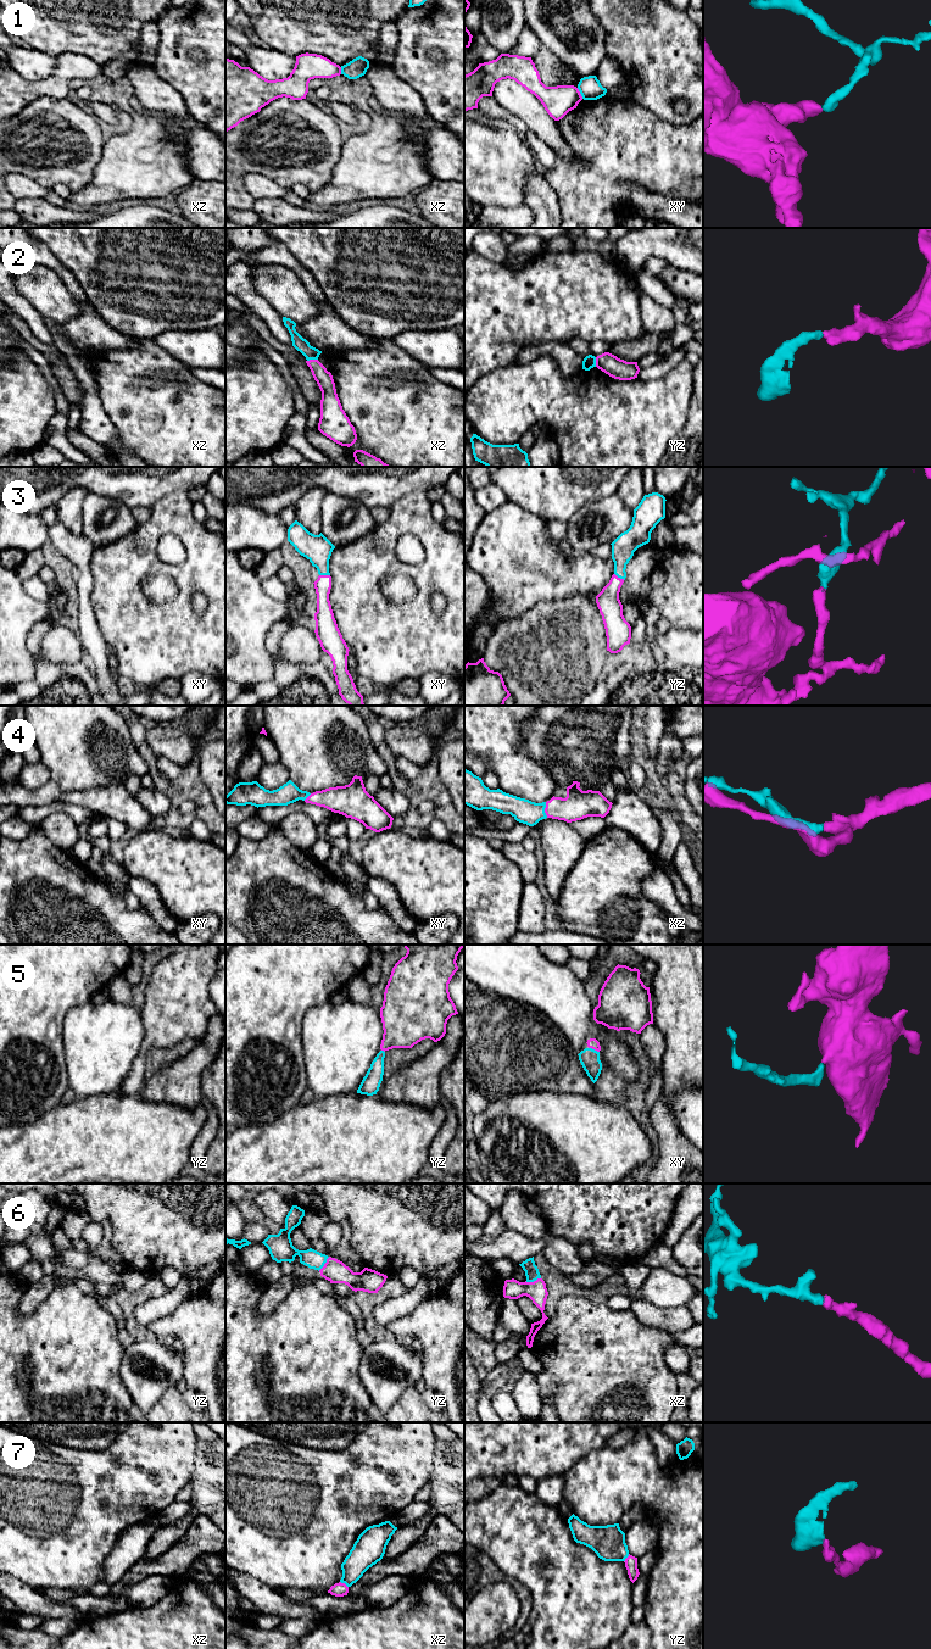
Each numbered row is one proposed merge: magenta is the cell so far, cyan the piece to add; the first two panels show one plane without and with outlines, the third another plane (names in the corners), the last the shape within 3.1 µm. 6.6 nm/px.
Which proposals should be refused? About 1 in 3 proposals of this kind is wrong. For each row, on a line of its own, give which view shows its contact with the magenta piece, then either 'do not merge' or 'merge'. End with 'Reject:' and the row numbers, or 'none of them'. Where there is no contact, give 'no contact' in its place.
1: xy | do not merge
2: xz | merge
3: xy | merge
4: xz | merge
5: xy | merge
6: xz | merge
7: xz | do not merge
Reject: 1, 7

